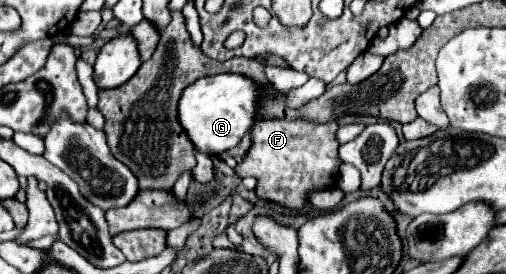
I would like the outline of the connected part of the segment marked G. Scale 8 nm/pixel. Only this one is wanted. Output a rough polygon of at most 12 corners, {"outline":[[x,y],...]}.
{"outline":[[243,74],[183,90],[179,122],[223,154],[259,122],[265,90]]}

